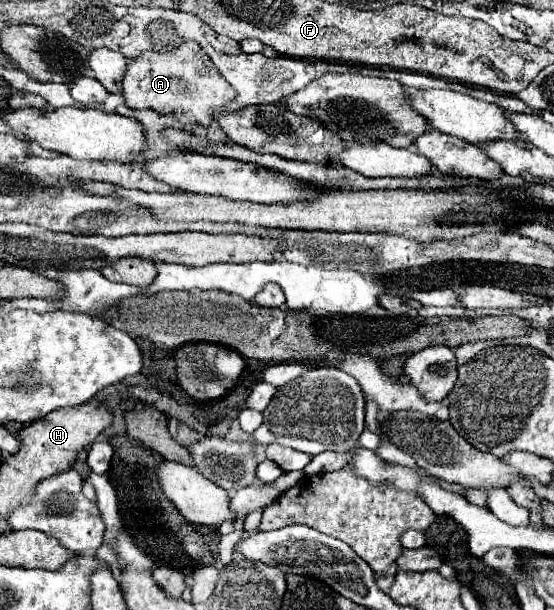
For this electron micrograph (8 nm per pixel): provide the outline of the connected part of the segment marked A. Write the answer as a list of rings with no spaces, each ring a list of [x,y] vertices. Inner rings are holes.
[[[184,41],[172,53],[148,51],[130,61],[122,79],[122,95],[130,109],[152,109],[160,115],[172,115],[182,123],[198,123],[206,129],[212,125],[212,115],[236,97],[232,85],[218,73],[216,65],[196,41]]]

